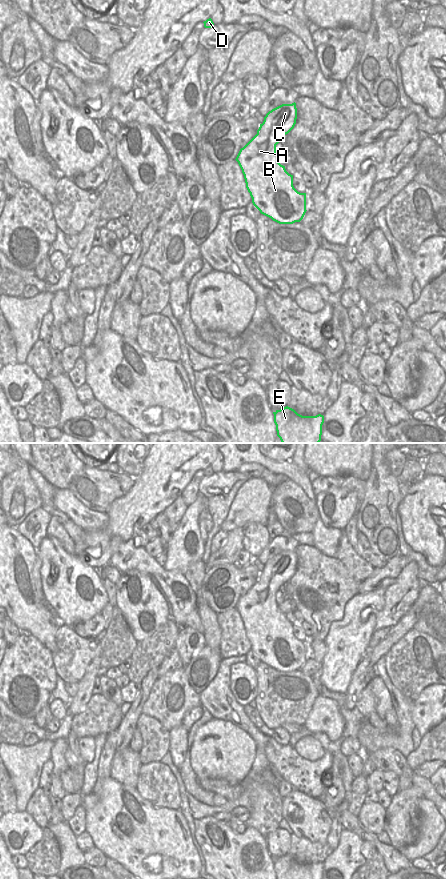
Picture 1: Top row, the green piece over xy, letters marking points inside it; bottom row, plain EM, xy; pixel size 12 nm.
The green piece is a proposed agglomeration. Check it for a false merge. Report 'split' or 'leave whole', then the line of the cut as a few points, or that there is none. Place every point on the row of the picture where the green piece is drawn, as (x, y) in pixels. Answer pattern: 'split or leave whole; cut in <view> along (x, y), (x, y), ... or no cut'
leave whole; no cut

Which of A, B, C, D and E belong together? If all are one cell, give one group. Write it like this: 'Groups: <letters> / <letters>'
Groups: A B C D E.

